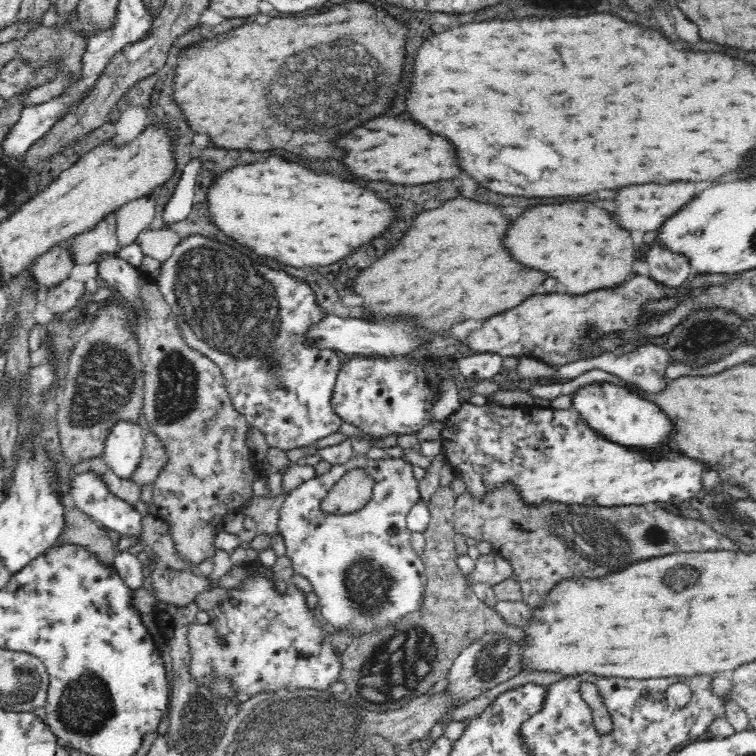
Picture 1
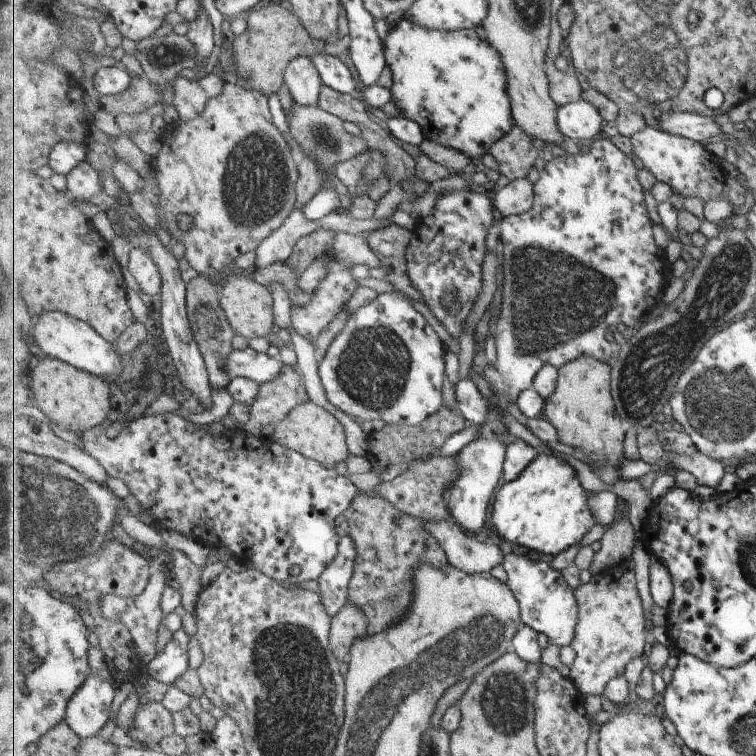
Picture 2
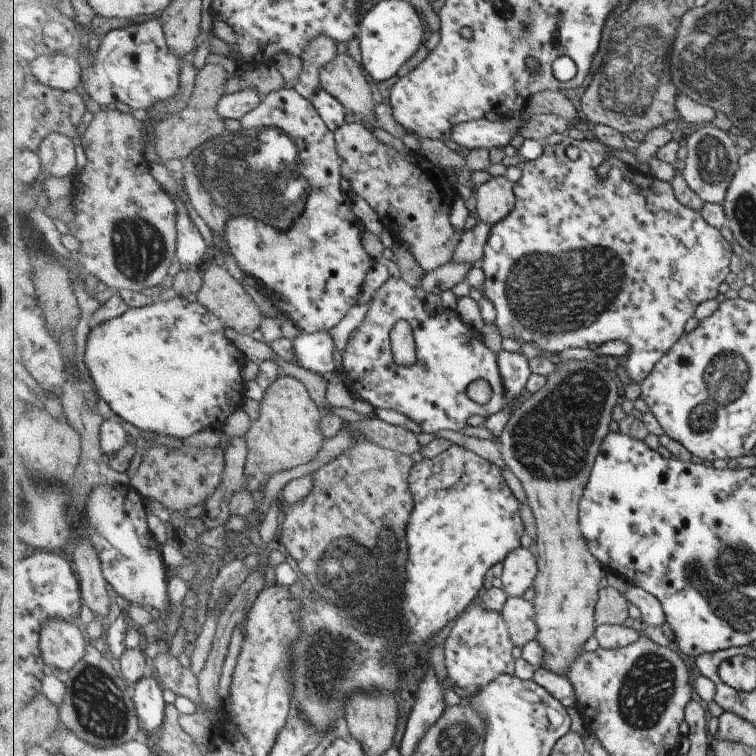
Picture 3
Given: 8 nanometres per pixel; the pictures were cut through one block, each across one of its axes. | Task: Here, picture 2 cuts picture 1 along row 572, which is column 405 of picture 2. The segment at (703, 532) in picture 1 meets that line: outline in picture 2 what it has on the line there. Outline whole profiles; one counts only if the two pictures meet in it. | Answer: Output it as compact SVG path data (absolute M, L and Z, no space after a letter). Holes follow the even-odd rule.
M358 494L351 504L350 510L347 510L344 515L349 522L349 536L353 538L355 550L357 550L357 564L355 564L353 578L349 582L349 596L347 596L346 604L351 602L351 604L359 606L359 610L365 612L367 622L369 622L368 635L375 636L375 632L387 630L387 628L399 624L403 620L403 616L407 616L405 612L408 612L408 608L411 608L409 604L413 604L413 600L415 600L415 568L421 564L445 568L449 564L449 560L443 546L439 544L439 540L427 530L427 522L399 510L395 504L391 504L385 498Z

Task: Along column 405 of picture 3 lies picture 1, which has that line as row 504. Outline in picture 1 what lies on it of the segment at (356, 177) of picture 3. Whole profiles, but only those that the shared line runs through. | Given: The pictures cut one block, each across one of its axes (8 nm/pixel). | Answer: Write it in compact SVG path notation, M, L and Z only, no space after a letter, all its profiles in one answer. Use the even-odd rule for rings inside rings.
M143 279L141 291L145 311L136 316L137 327L135 328L138 346L140 346L140 360L142 361L144 372L144 406L141 407L141 412L144 414L146 422L148 422L148 426L151 428L151 434L154 434L155 438L158 438L158 442L163 448L163 454L167 456L166 464L163 465L162 470L160 470L156 480L153 482L154 494L152 494L150 505L155 515L165 521L167 527L170 528L172 539L174 539L174 545L176 545L180 555L184 555L184 557L186 557L188 561L192 561L194 565L200 565L203 561L212 561L216 551L214 539L223 528L225 516L230 513L239 512L254 496L252 483L258 480L258 473L254 471L256 469L253 462L254 452L252 452L248 443L250 424L246 420L246 417L241 412L238 412L233 405L233 400L230 398L225 385L222 369L213 360L210 360L210 358L198 352L191 344L188 344L187 341L182 340L181 332L178 332L177 321L174 320L174 315L171 312L171 306L165 302L156 283Z

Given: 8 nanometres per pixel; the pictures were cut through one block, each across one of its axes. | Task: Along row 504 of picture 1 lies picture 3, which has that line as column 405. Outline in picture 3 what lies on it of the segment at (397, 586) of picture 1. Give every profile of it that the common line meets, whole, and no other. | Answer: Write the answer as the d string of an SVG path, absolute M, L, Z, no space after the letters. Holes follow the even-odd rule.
M391 276L374 295L369 309L356 328L356 333L350 338L342 358L343 368L340 379L354 399L362 399L370 403L374 409L390 409L405 414L417 422L425 433L439 430L460 431L467 426L470 416L487 418L493 416L507 404L505 382L499 371L498 354L493 353L481 340L480 334L470 328L454 310L443 309L443 314L429 314L419 302L417 288L411 287L402 277ZM405 320L411 324L417 344L417 362L413 366L399 366L393 358L391 350L391 332L393 326ZM482 379L487 381L492 389L492 397L487 404L477 404L467 396L467 388L471 382Z

